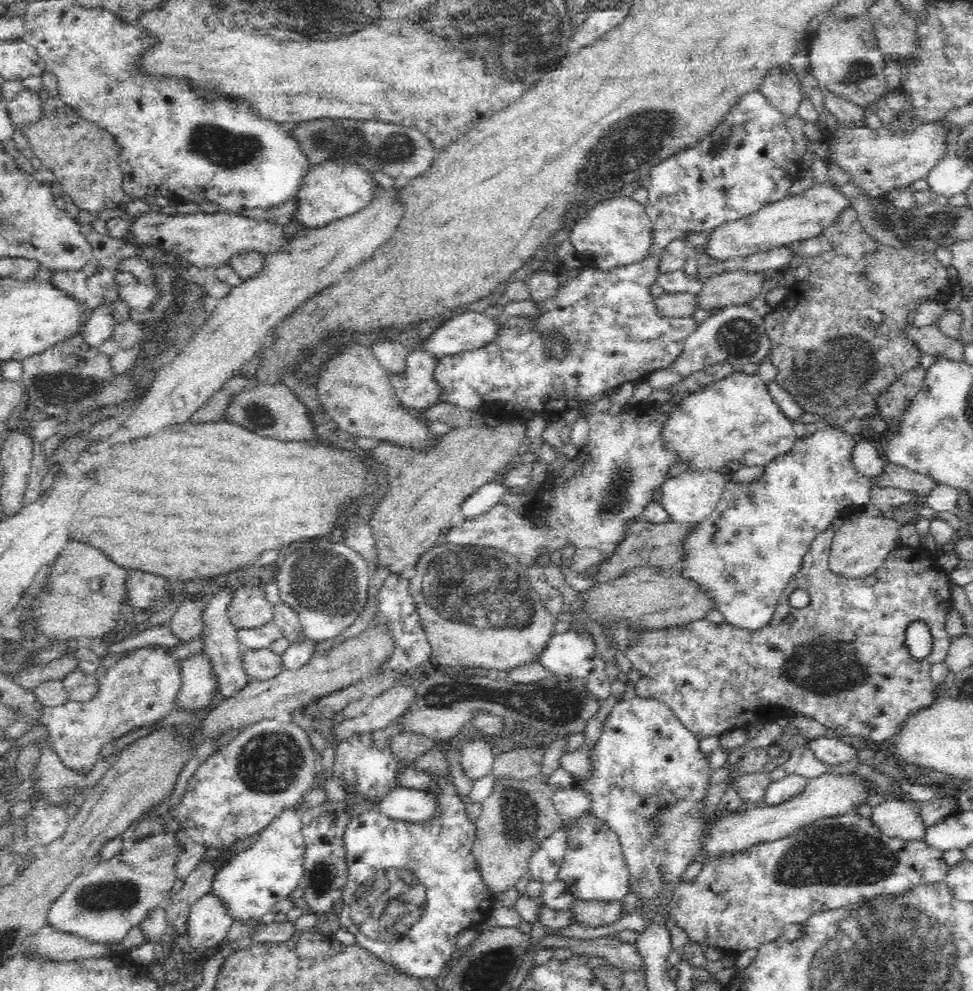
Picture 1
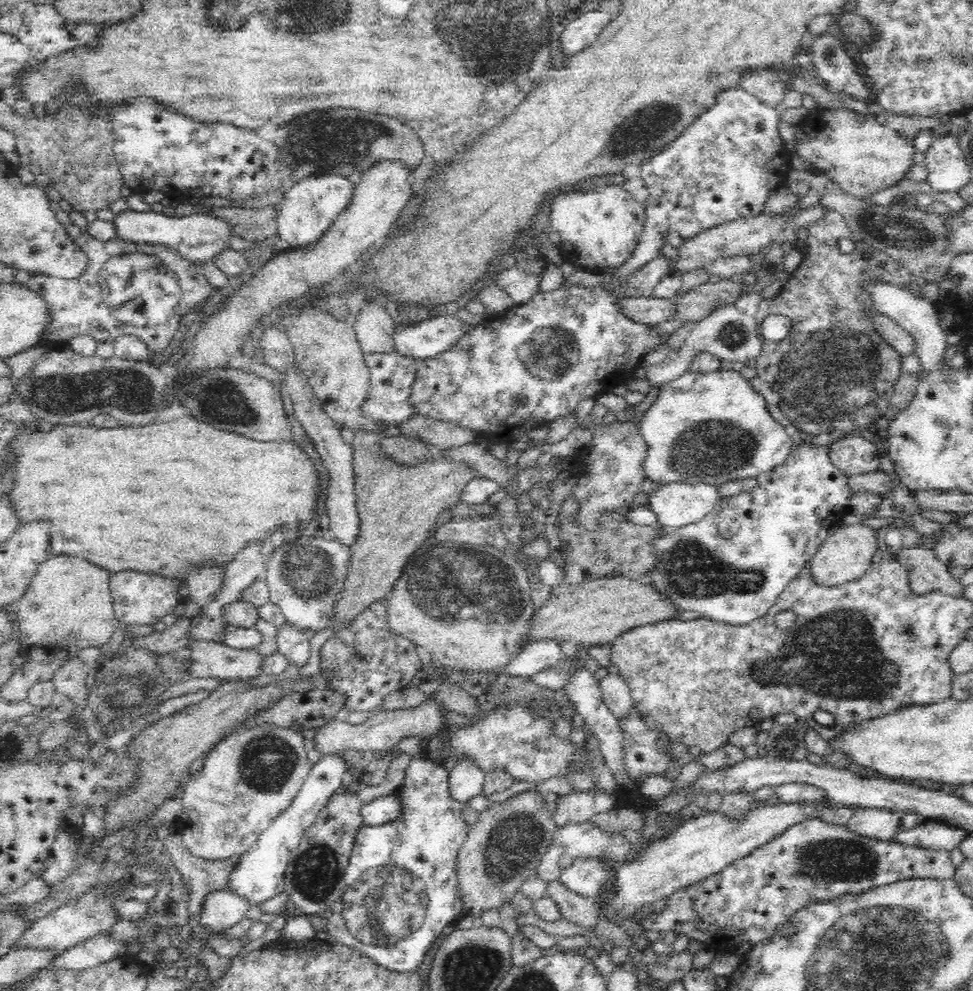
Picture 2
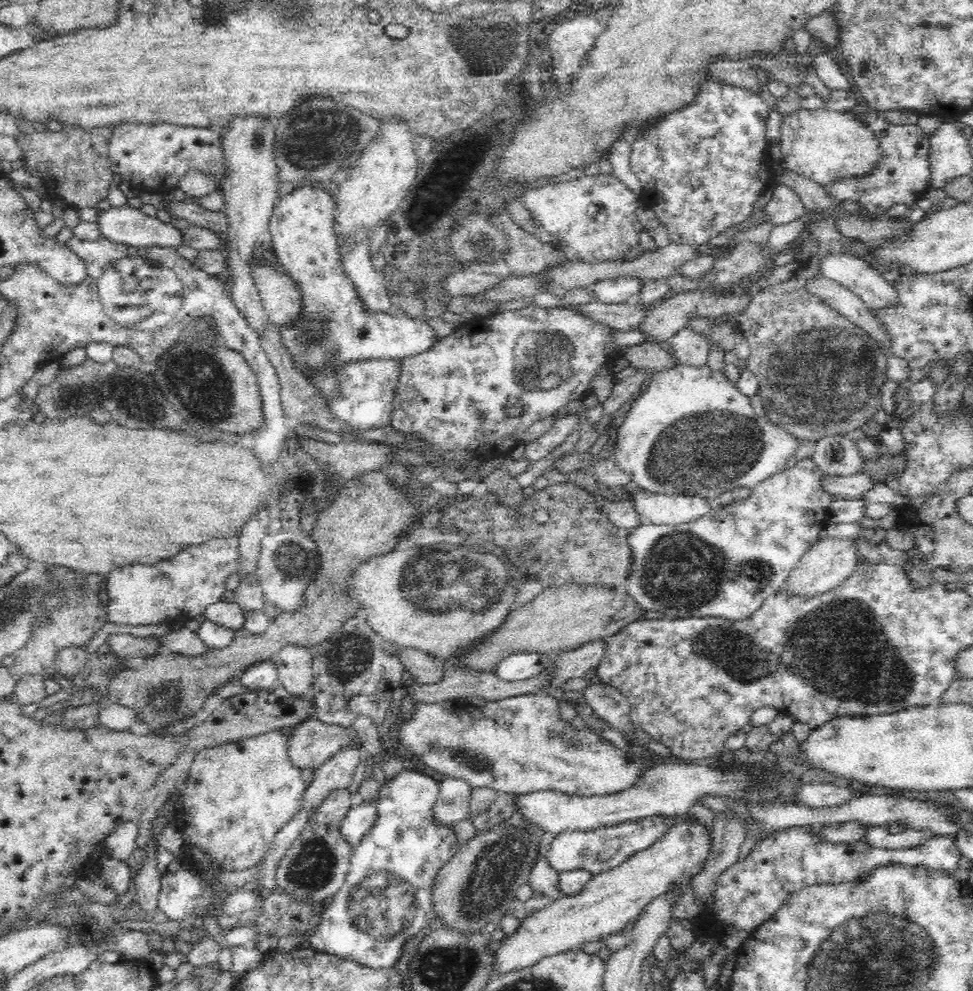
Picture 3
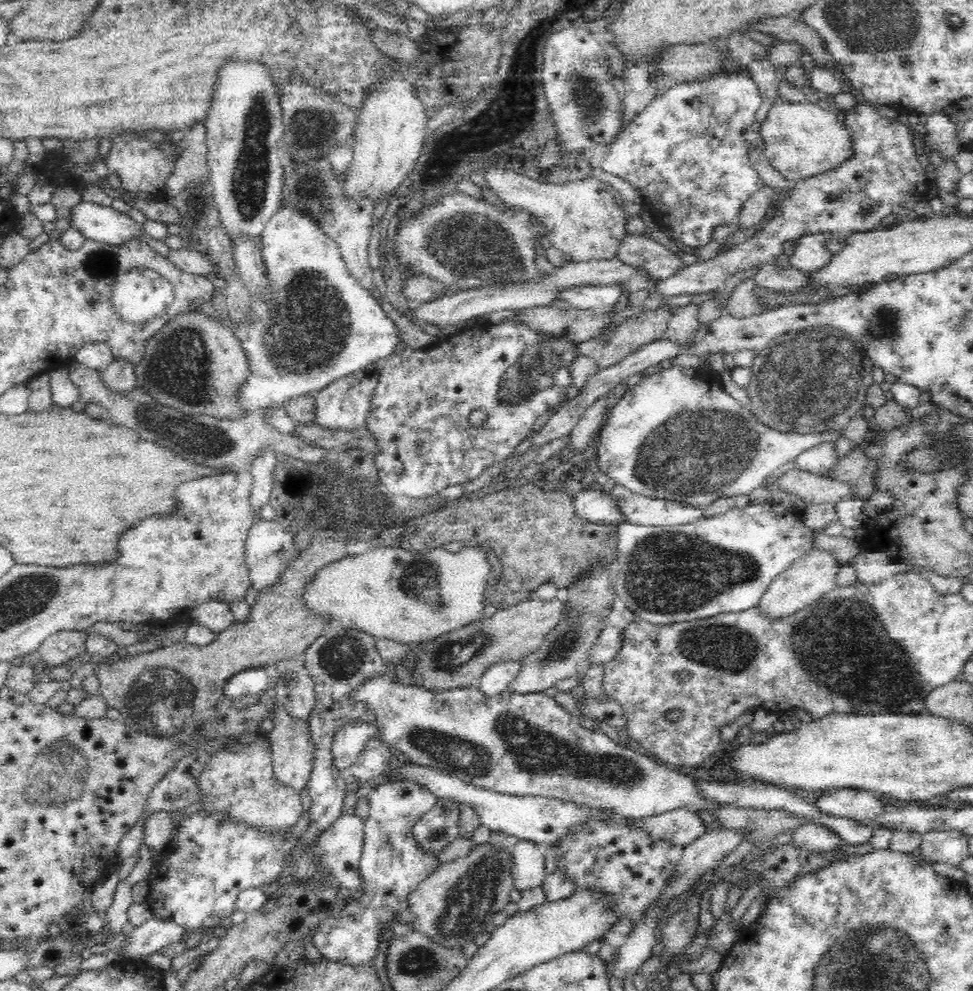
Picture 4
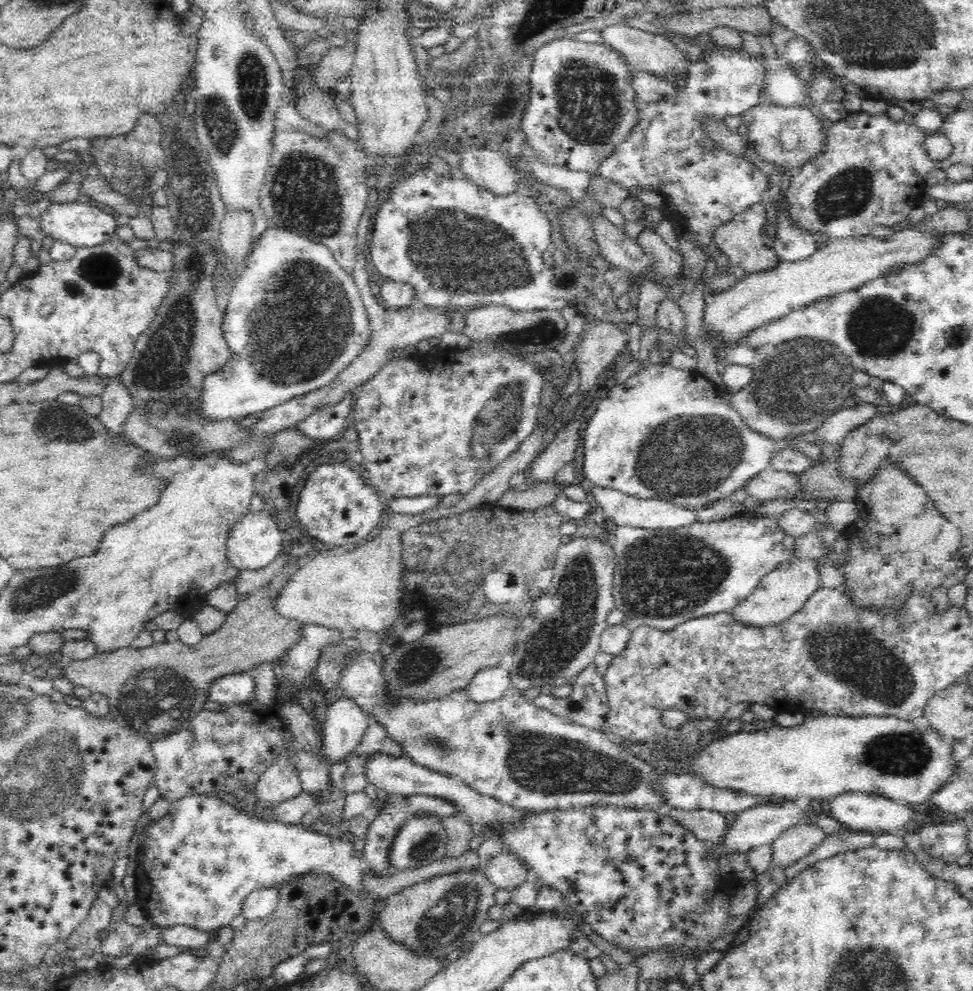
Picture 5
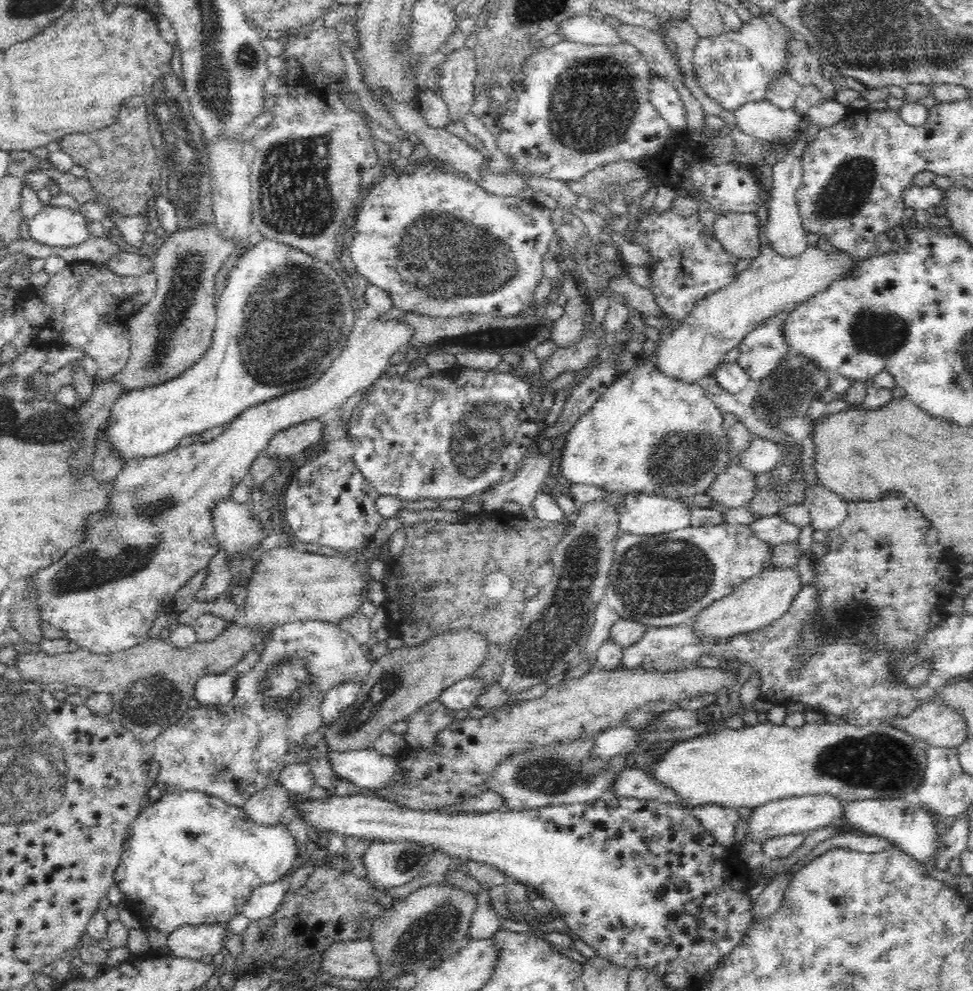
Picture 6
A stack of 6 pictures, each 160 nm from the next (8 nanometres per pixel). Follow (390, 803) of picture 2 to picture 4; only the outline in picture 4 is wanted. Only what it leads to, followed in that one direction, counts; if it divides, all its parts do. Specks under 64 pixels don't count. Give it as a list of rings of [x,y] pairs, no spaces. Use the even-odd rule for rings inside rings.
[[[356,813],[341,814],[340,818],[328,830],[320,834],[320,842],[314,853],[318,855],[318,861],[322,867],[330,869],[334,878],[338,880],[342,892],[353,893],[360,886],[359,872],[357,866],[363,851],[366,824],[365,818]]]

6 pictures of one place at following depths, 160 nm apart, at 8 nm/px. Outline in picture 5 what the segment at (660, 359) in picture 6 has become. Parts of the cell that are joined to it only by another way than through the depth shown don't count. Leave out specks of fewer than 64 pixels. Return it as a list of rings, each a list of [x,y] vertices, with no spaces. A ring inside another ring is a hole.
[[[908,225],[903,230],[894,231],[892,236],[888,236],[884,240],[872,236],[871,233],[859,237],[829,238],[826,244],[820,245],[820,248],[806,260],[798,260],[798,262],[780,260],[780,264],[774,270],[764,270],[764,272],[756,274],[746,273],[744,278],[736,279],[734,285],[720,294],[711,294],[707,285],[703,321],[705,331],[718,331],[720,335],[724,335],[726,343],[730,343],[730,346],[736,346],[735,340],[745,335],[749,330],[754,330],[764,323],[776,320],[801,306],[820,300],[820,298],[858,290],[860,286],[866,285],[866,282],[880,278],[880,276],[886,276],[888,272],[893,272],[897,268],[906,269],[908,266],[922,264],[924,260],[934,256],[936,250],[942,248],[942,244],[944,244],[942,236],[945,234],[945,232],[936,229],[933,232],[928,232],[928,230],[924,232],[924,230],[916,230],[914,225]]]

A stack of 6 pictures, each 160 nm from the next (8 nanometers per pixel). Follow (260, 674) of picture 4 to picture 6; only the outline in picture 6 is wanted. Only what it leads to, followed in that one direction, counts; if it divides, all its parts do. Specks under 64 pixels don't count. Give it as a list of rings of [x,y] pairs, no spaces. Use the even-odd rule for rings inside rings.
[[[231,672],[199,677],[195,698],[202,708],[220,708],[236,695],[236,675]]]

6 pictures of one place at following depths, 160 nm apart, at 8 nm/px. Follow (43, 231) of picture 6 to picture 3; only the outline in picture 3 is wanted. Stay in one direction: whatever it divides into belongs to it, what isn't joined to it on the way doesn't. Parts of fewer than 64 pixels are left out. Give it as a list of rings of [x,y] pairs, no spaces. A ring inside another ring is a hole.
[[[124,205],[108,210],[99,210],[98,223],[102,236],[135,247],[186,246],[186,231],[171,223],[162,222],[155,216],[144,215],[140,209]]]

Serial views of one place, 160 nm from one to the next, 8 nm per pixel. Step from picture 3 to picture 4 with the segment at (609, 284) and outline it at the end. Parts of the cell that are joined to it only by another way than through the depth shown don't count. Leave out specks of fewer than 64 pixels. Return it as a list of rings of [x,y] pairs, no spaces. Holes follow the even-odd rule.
[[[619,285],[576,286],[560,292],[556,300],[564,300],[577,309],[606,310],[620,302],[622,294],[624,286]]]

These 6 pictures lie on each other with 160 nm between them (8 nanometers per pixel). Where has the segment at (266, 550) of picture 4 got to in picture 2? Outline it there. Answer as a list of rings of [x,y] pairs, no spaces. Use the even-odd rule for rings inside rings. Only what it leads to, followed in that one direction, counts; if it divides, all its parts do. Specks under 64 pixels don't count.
[[[301,536],[280,546],[265,561],[269,600],[281,608],[286,620],[311,632],[331,629],[336,618],[336,606],[344,596],[346,580],[352,566],[350,546],[336,540]]]

